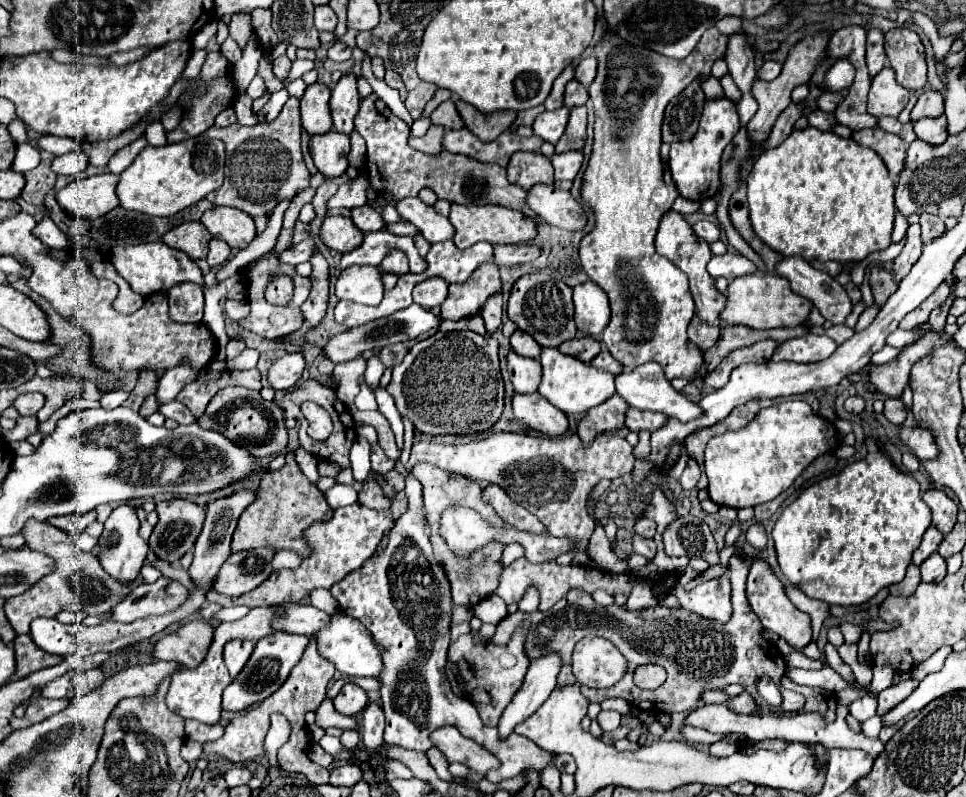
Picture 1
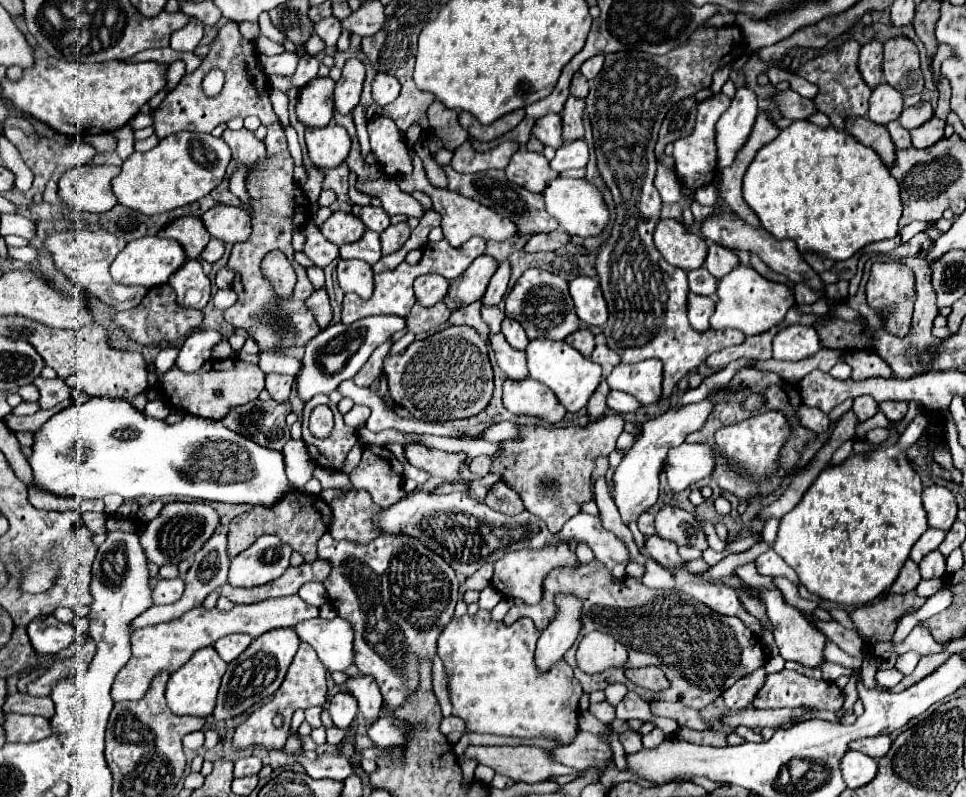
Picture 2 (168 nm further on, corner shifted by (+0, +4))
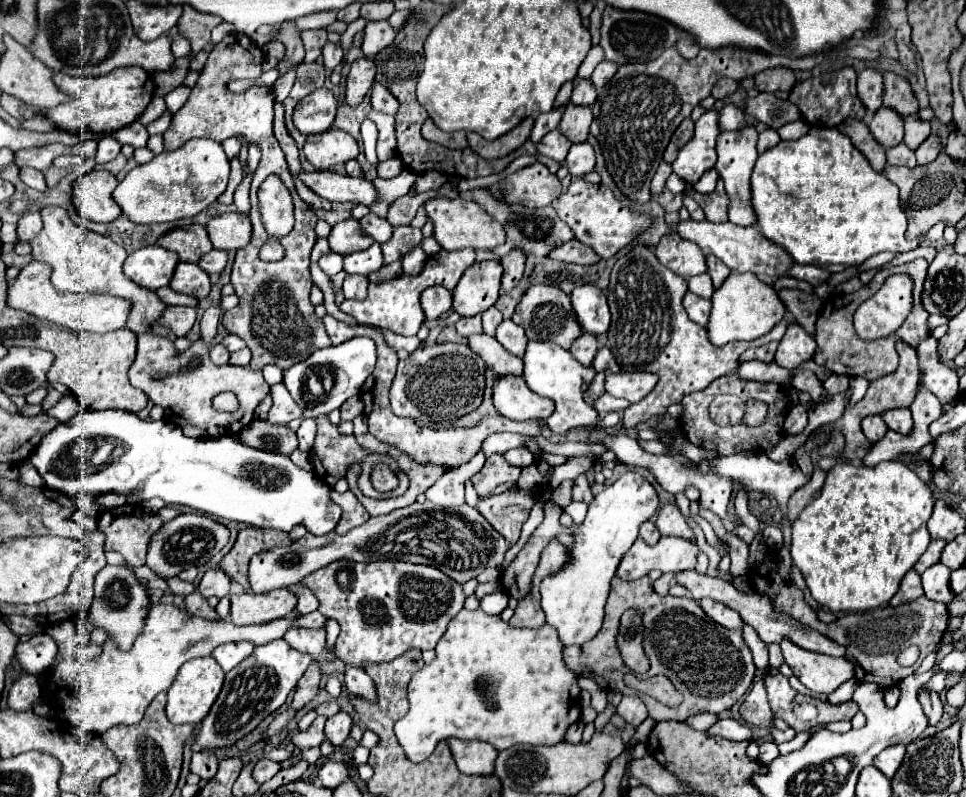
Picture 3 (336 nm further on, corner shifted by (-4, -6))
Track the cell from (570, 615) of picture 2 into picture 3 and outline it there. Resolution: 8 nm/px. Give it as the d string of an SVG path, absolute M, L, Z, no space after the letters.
M637 470L625 472L589 504L587 518L575 534L571 562L541 582L541 608L547 616L547 624L559 632L563 646L581 646L599 632L605 614L605 600L609 594L609 582L615 576L619 558L635 542L639 526L653 518L657 510L659 496L651 482L647 482Z

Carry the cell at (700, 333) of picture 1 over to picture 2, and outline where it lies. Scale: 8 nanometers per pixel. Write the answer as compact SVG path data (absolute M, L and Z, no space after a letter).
M689 294L687 296L687 314L689 322L695 330L705 332L709 328L709 318L713 314L715 302L709 296L699 296L699 294Z

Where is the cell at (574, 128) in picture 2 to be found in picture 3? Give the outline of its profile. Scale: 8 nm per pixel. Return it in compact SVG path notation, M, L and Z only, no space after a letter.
M567 104L565 114L561 118L559 130L563 132L563 136L571 142L585 142L589 136L589 126L591 126L591 108L589 106L575 106L575 104Z

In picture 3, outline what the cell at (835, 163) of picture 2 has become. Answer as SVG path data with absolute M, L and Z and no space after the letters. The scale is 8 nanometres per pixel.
M811 128L803 138L781 140L775 148L763 152L751 174L751 202L765 238L781 244L795 262L827 266L831 272L859 266L879 252L908 252L925 240L925 236L913 241L905 238L907 216L899 204L899 188L871 170L867 158L837 128Z

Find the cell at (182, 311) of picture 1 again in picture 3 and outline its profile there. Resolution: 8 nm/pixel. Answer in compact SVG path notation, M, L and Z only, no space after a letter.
M179 262L179 266L175 268L175 274L171 278L171 288L175 292L189 294L189 296L193 296L197 300L203 300L211 292L209 274L203 272L195 264L183 264L183 262Z

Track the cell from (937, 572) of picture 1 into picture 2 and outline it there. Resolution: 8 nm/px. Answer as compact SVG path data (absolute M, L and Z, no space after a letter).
M933 550L919 562L921 578L931 580L931 578L941 578L945 574L945 556L939 550Z

